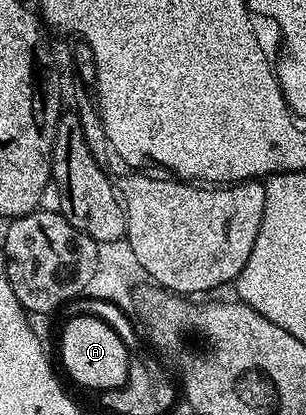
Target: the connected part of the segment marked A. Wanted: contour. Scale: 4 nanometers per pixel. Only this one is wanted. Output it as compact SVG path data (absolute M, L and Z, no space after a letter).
M78 314L67 320L66 327L62 330L62 366L76 385L87 386L95 392L120 388L128 376L131 361L132 355L126 351L125 340L104 319L97 318L94 314Z

